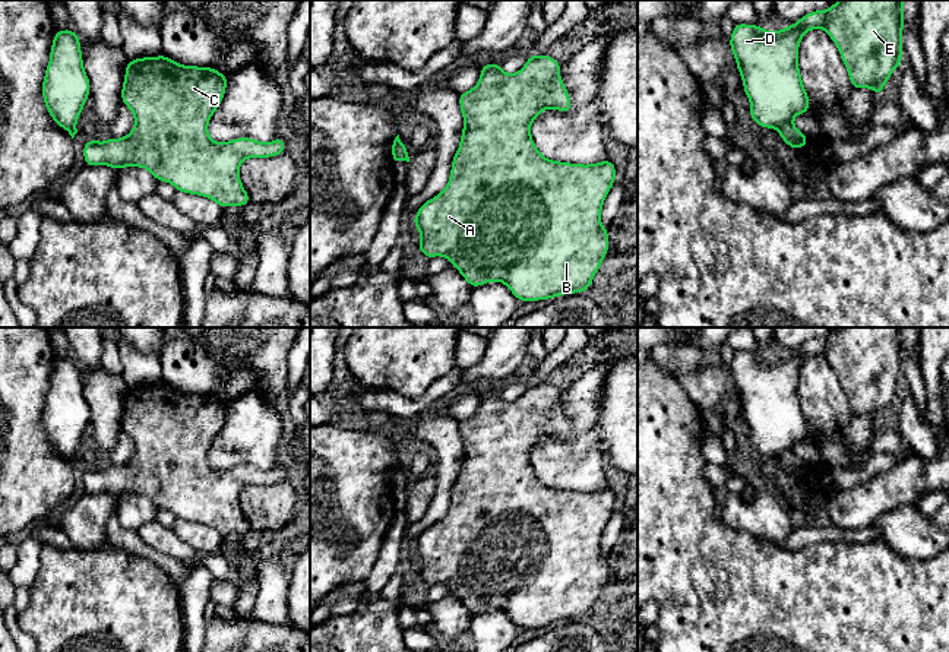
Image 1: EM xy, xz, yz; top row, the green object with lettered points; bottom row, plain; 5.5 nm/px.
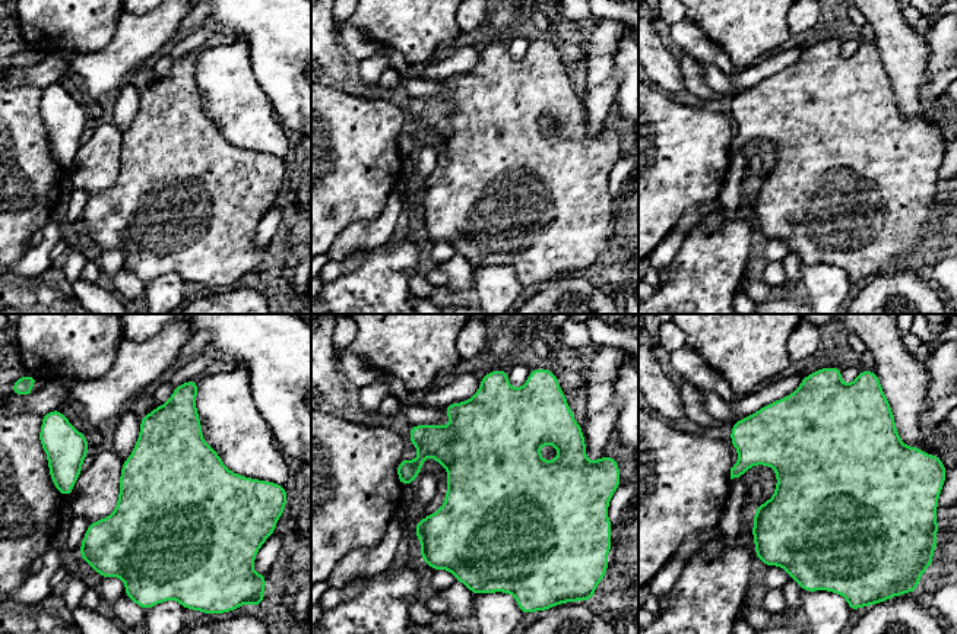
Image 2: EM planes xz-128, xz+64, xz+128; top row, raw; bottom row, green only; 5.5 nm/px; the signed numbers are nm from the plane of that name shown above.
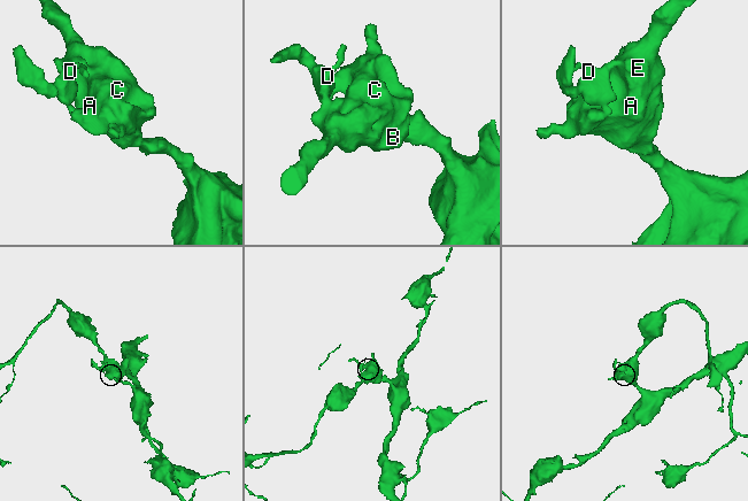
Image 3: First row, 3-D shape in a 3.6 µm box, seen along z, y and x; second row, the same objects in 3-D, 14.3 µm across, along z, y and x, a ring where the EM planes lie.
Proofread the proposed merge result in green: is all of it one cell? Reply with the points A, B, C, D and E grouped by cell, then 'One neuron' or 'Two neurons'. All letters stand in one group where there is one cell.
Groups: A B C E / D. Two neurons

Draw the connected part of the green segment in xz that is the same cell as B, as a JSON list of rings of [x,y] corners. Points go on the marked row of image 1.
[[[542,54],[528,56],[525,66],[513,75],[504,73],[500,63],[481,64],[478,83],[458,94],[464,129],[449,183],[442,193],[420,206],[412,224],[420,230],[417,249],[427,259],[445,256],[471,288],[499,281],[518,301],[545,301],[589,291],[610,249],[608,228],[601,225],[601,209],[616,183],[613,161],[588,165],[551,161],[540,153],[531,136],[531,123],[542,110],[569,113],[573,108],[559,73],[560,66],[559,60]]]

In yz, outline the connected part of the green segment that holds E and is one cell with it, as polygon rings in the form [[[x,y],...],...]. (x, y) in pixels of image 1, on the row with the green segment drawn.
[[[838,0],[826,12],[825,31],[835,42],[854,89],[872,88],[880,96],[892,72],[901,66],[905,0]]]

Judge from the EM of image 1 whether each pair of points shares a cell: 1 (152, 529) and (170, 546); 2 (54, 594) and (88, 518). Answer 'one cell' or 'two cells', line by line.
1: one cell
2: two cells

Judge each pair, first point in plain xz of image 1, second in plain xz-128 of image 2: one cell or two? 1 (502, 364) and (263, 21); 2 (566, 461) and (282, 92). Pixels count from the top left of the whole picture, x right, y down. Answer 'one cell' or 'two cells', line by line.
1: two cells
2: two cells

